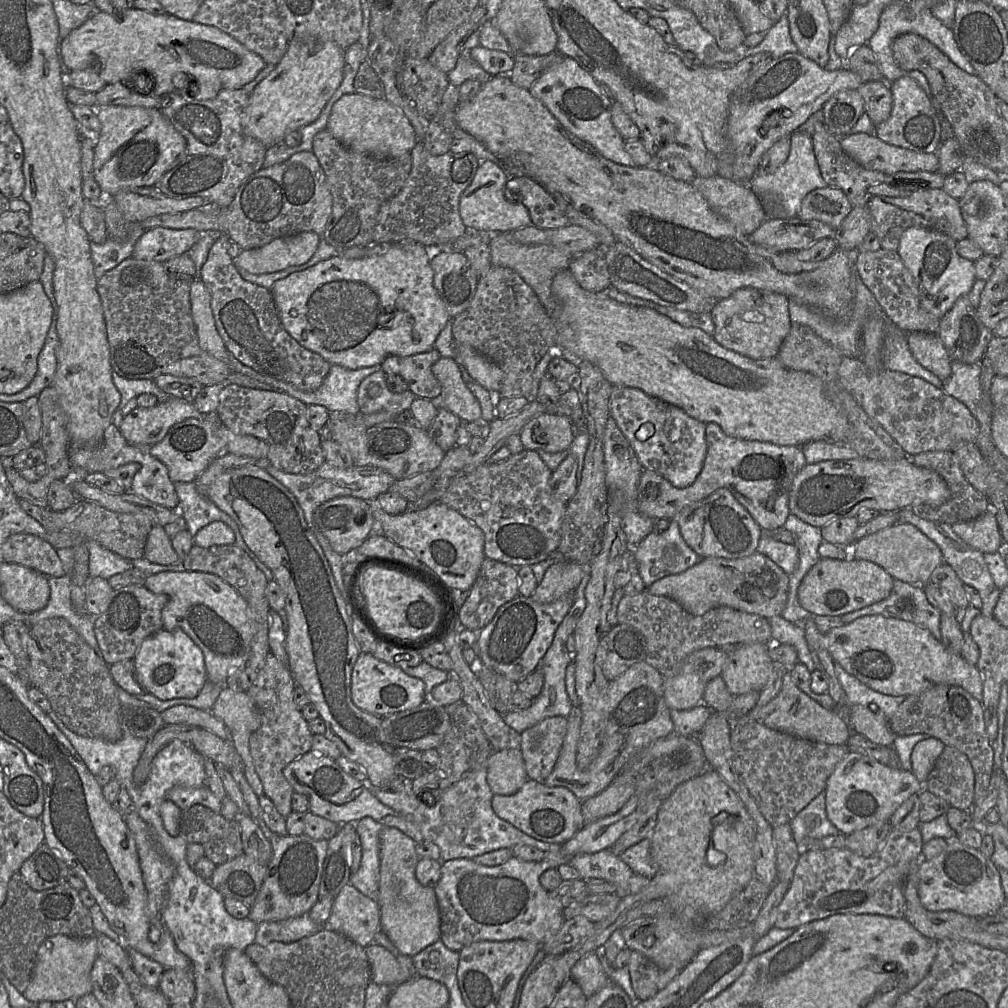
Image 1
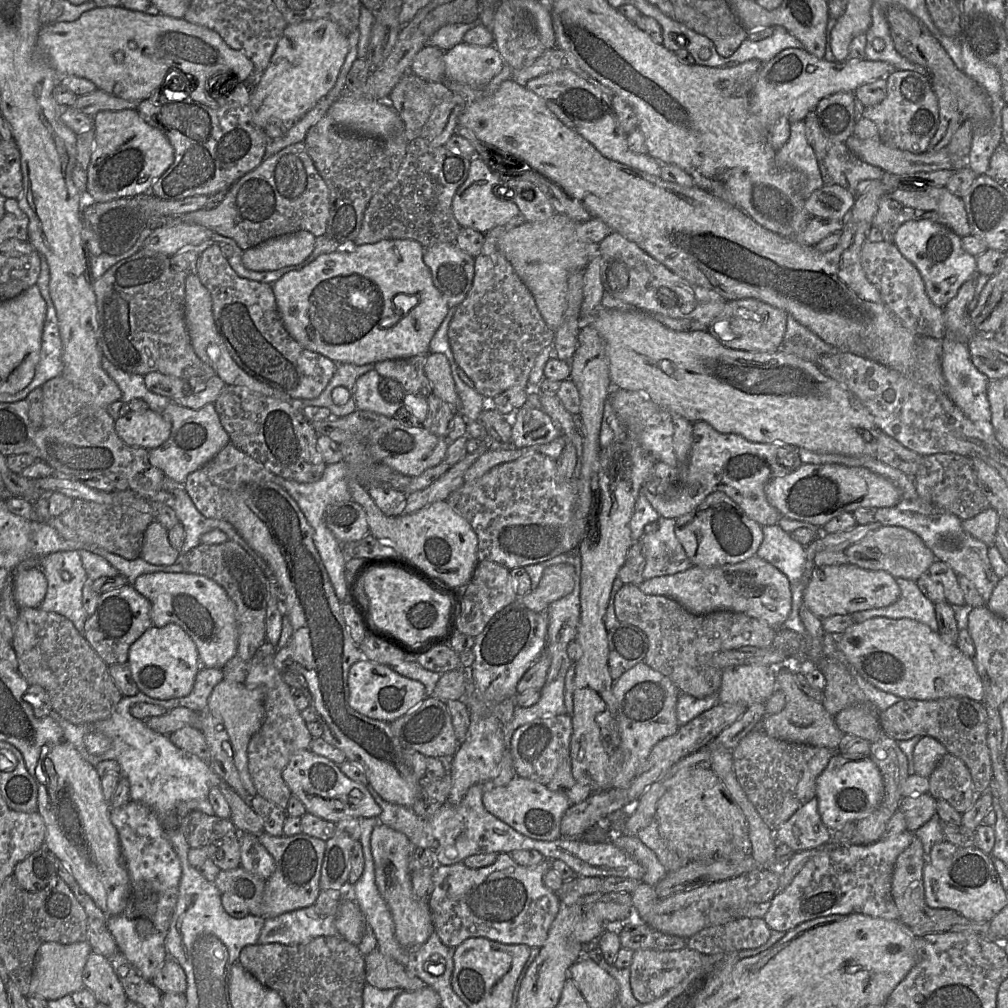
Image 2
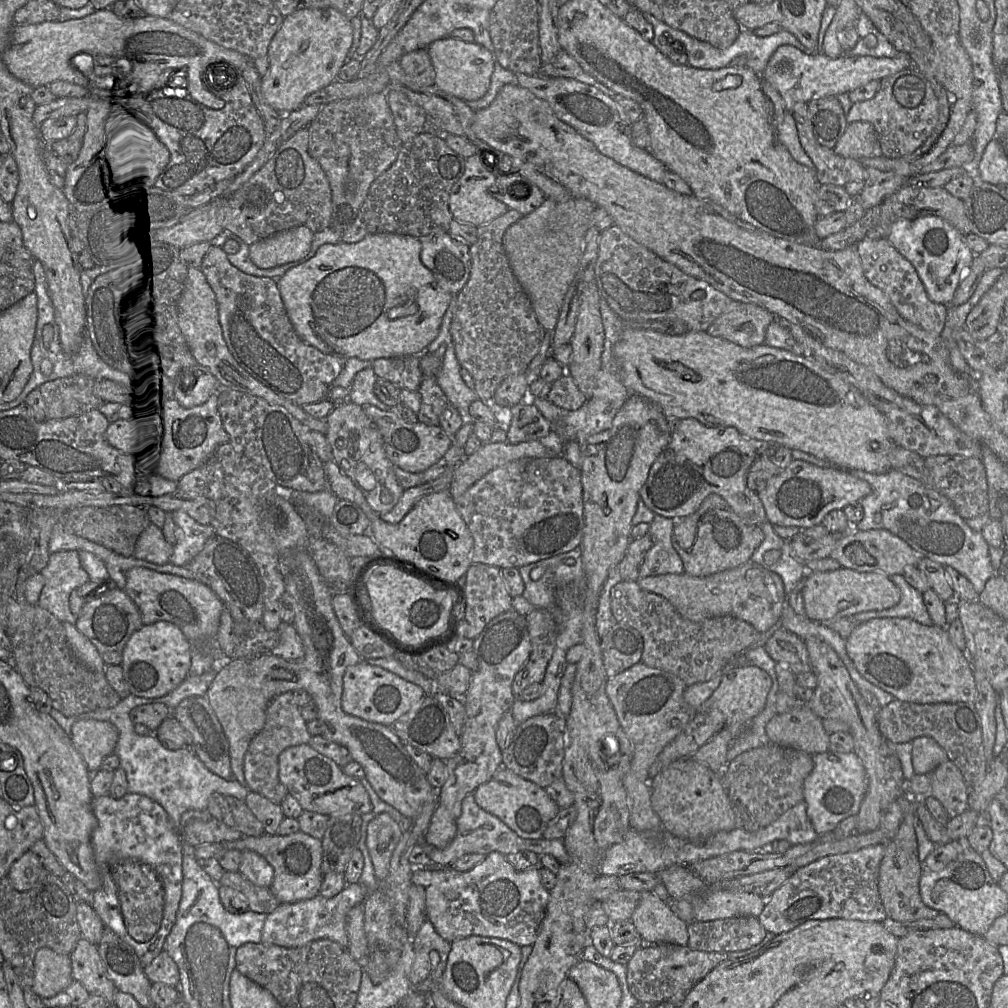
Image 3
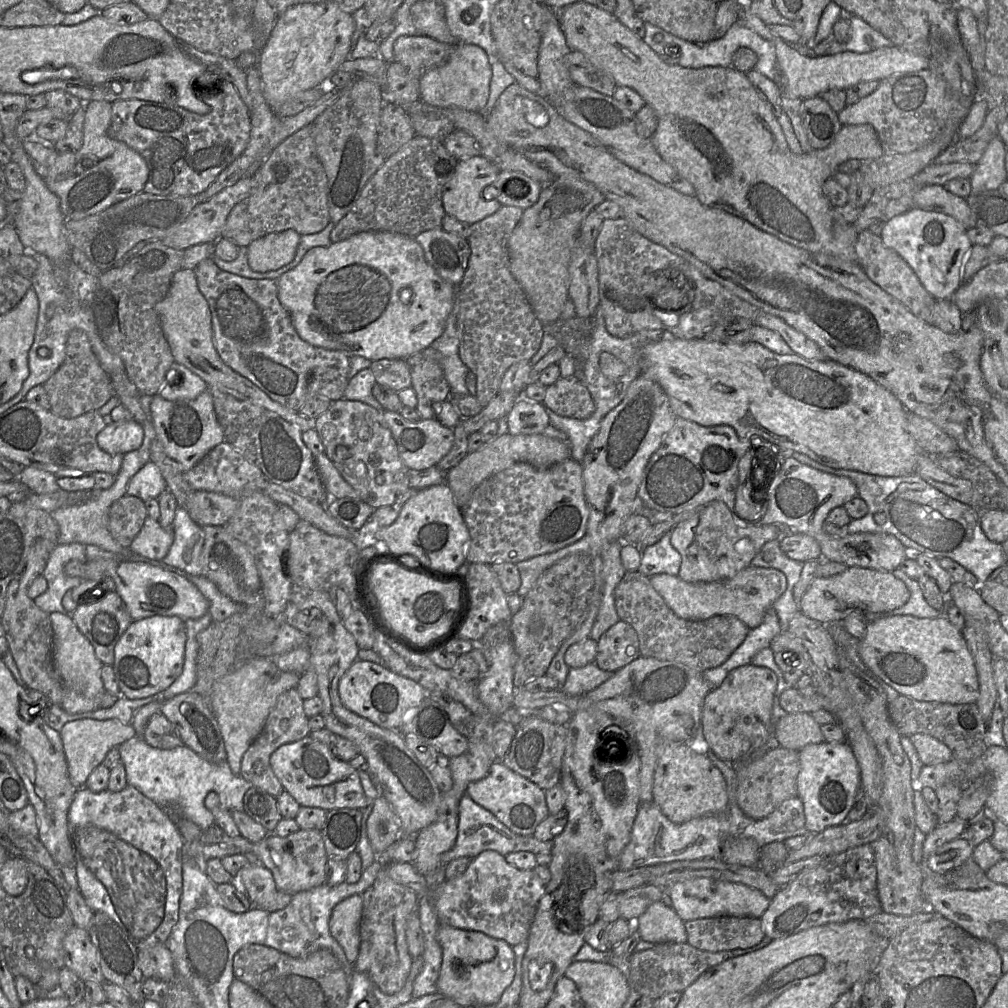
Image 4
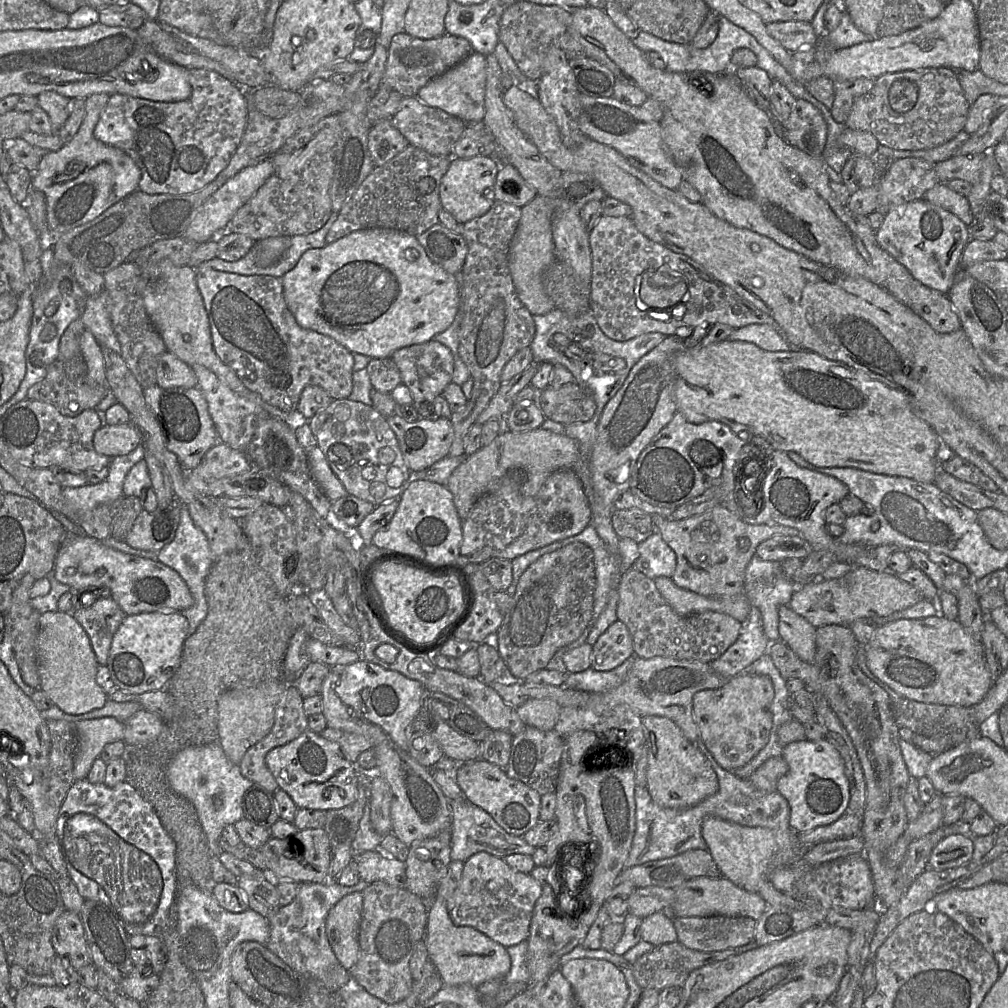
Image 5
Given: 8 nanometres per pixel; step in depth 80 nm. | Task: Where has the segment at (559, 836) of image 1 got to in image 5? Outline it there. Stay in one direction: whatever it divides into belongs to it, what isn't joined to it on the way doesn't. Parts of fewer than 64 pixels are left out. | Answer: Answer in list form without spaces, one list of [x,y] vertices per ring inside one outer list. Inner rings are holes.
[[[478,758],[458,764],[453,775],[465,799],[491,815],[507,833],[522,836],[539,822],[541,795],[523,782],[508,777],[505,769]]]

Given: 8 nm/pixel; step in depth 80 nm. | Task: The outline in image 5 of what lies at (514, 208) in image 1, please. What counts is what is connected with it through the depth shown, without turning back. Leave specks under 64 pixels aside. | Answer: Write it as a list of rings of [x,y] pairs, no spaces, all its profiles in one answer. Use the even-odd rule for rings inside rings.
[[[494,157],[452,158],[449,169],[443,176],[440,185],[442,207],[461,223],[484,215],[494,202],[494,200],[487,198],[488,195],[484,193],[484,189],[493,186],[498,171],[499,164]]]

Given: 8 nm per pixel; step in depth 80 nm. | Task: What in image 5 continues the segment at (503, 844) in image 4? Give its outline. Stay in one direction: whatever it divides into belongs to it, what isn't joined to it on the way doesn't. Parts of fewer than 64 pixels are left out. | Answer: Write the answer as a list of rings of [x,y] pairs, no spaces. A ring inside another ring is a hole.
[[[449,800],[451,809],[451,853],[452,862],[459,860],[466,862],[478,852],[487,852],[493,856],[505,858],[512,854],[532,855],[536,850],[529,845],[522,836],[507,833],[486,811],[464,800]]]

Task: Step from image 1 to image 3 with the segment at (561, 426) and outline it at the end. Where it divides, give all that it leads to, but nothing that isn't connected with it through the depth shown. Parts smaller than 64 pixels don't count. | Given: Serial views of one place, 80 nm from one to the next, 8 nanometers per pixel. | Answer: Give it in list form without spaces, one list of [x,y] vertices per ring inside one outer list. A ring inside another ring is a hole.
[[[520,402],[511,409],[512,419],[506,432],[507,441],[512,444],[539,440],[553,431],[552,424],[534,404]]]

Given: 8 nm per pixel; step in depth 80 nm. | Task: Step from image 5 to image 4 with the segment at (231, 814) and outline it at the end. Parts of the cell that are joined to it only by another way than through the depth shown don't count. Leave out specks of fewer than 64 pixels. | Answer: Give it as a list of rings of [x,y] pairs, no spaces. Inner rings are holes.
[[[141,736],[123,742],[119,746],[121,761],[126,769],[127,783],[153,800],[159,807],[178,804],[184,817],[196,823],[201,831],[215,824],[214,816],[205,806],[205,798],[211,791],[219,796],[220,803],[229,811],[244,811],[243,798],[252,784],[231,771],[227,761],[212,763],[183,744],[171,749],[149,745]]]

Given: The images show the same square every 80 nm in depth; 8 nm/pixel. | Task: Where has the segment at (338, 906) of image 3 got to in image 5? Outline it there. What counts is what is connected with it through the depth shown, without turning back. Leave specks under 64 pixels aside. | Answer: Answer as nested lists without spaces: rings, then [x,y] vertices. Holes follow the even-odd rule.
[[[327,879],[321,883],[302,883],[294,900],[279,910],[269,918],[270,935],[266,943],[267,948],[277,955],[285,964],[294,971],[322,981],[325,986],[333,993],[347,993],[352,985],[350,972],[345,969],[333,952],[326,933],[326,919],[330,909],[344,896],[362,892],[369,884],[360,880],[354,886],[343,886],[335,880]]]

